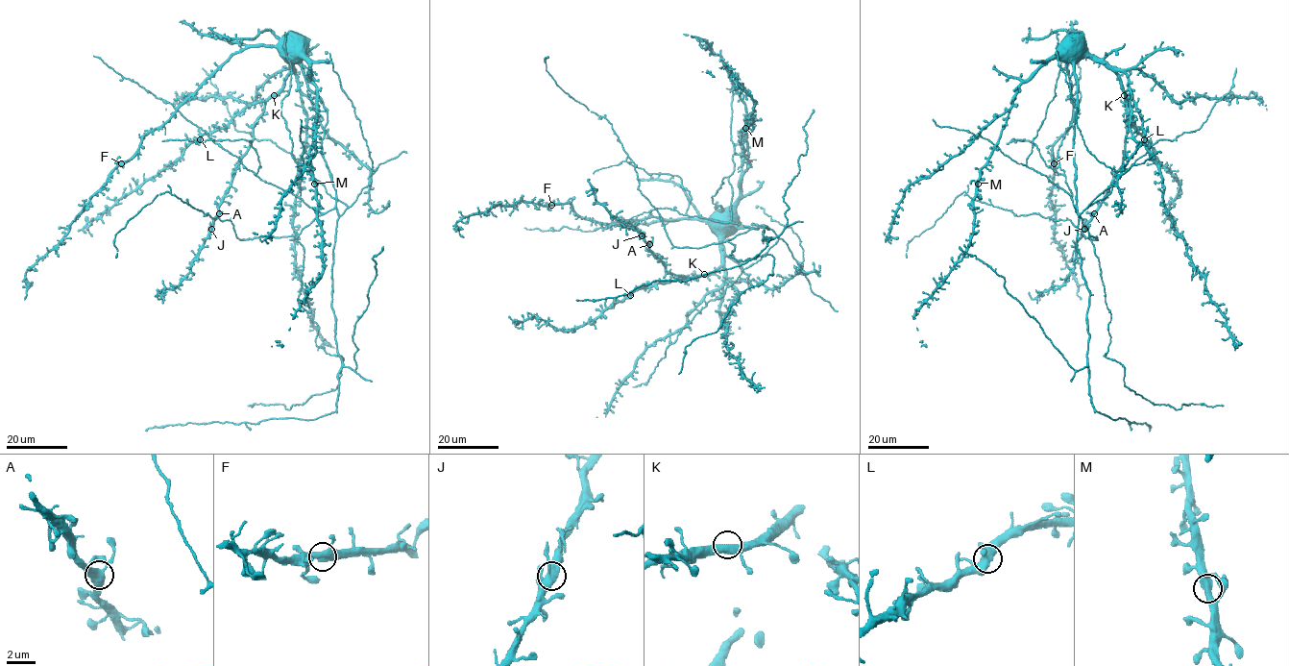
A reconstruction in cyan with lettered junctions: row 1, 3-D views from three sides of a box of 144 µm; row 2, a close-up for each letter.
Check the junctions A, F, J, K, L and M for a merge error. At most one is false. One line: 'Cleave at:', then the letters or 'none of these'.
Cleave at: none of these

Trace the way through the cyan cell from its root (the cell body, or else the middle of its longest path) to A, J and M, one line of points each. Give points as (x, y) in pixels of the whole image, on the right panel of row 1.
A: (1066, 42), (1066, 38), (1072, 37), (1108, 66), (1117, 76), (1126, 102), (1123, 164), (1094, 213)
J: (1066, 42), (1066, 38), (1072, 37), (1108, 66), (1117, 76), (1126, 102), (1123, 164), (1084, 229)
M: (1066, 42), (1064, 40), (1057, 52), (1018, 88), (1006, 126), (988, 162), (981, 171), (978, 184)

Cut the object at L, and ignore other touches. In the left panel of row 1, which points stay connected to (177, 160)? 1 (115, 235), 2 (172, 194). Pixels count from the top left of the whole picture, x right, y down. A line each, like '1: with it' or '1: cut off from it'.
1: cut off from it
2: cut off from it

